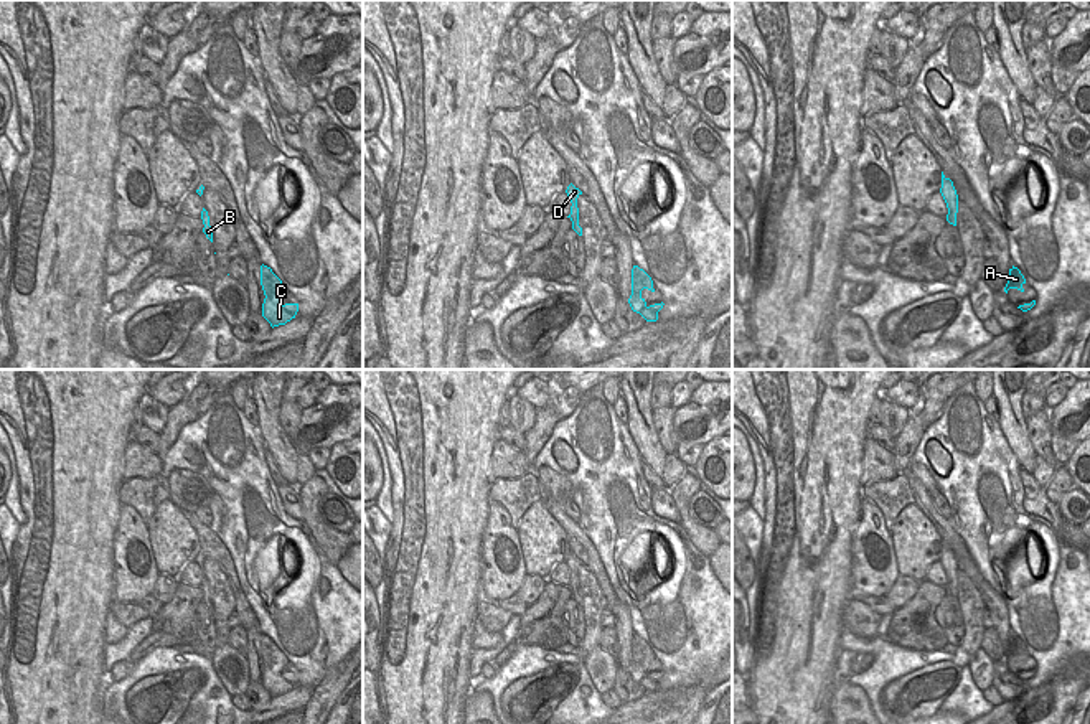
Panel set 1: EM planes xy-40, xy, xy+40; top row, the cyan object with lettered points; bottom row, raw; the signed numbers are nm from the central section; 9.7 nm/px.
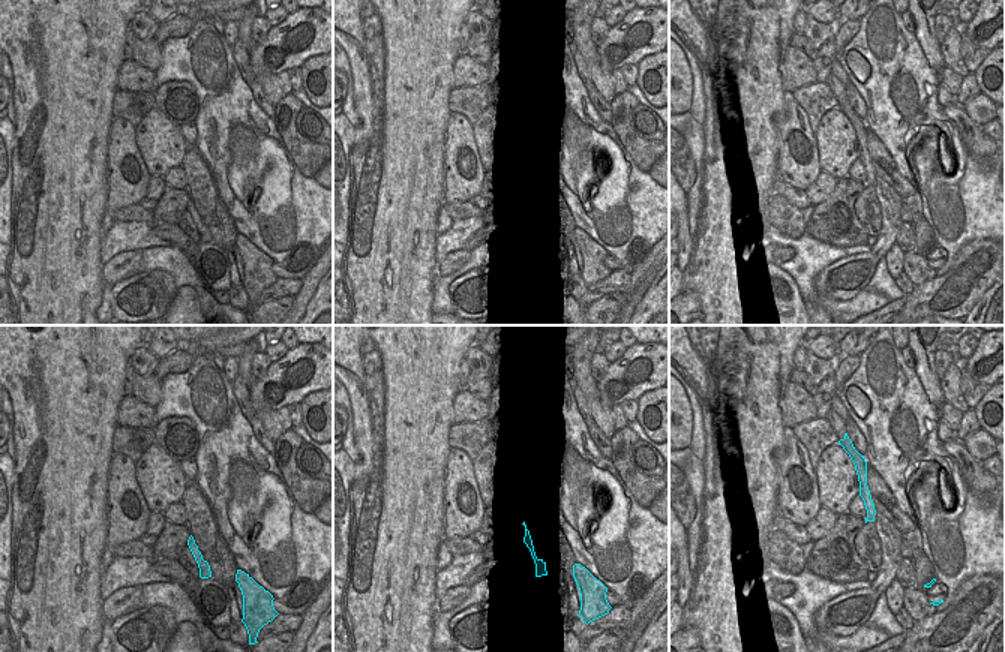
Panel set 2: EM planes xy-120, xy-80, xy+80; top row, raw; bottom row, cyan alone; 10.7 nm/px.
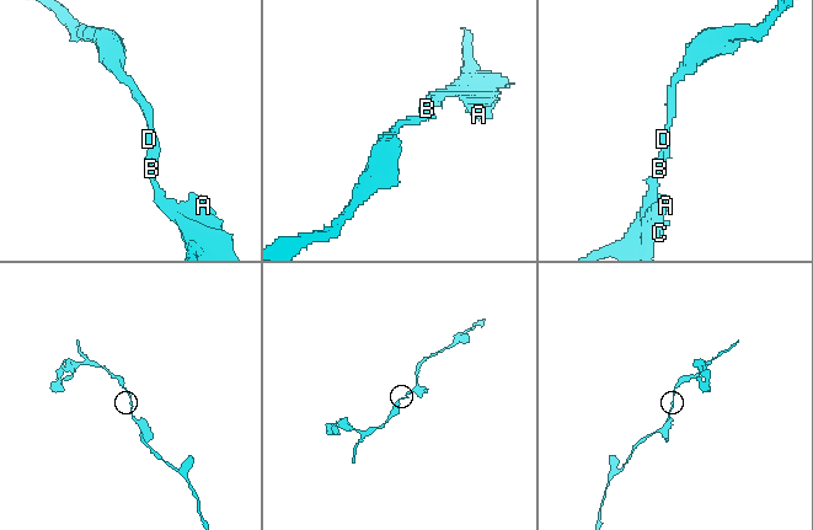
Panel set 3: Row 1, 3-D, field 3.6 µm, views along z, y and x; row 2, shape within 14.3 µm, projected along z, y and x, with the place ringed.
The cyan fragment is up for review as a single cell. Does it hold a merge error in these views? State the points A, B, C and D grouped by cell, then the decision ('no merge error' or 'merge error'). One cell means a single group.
A B C D; no merge error

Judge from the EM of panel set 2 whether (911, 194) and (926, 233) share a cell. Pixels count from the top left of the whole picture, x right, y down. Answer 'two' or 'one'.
two

